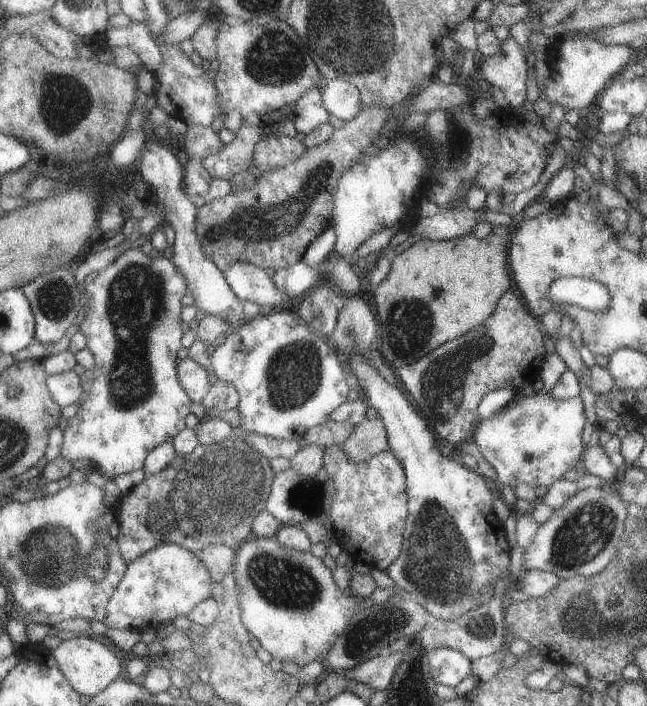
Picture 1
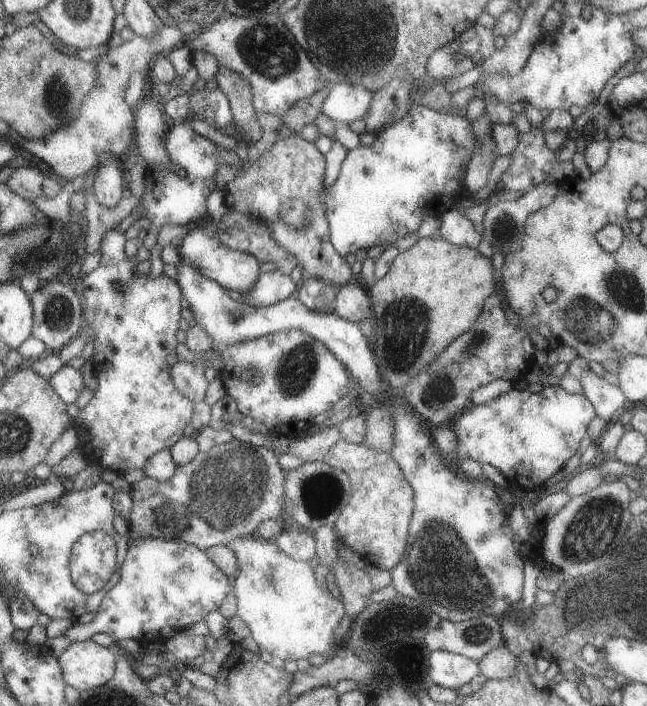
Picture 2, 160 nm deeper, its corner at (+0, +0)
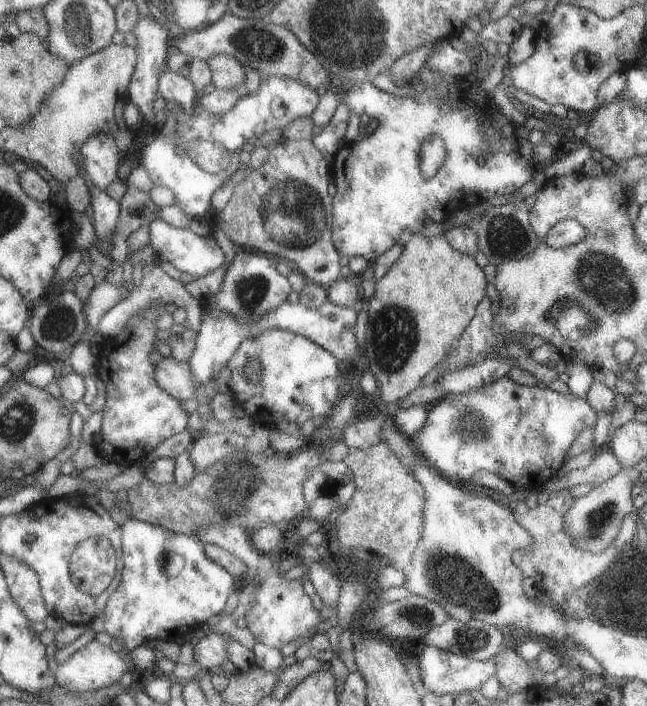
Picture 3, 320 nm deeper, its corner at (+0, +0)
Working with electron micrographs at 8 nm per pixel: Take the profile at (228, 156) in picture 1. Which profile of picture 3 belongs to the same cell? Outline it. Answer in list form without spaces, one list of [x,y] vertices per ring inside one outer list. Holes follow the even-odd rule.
[[[221,53],[207,60],[212,70],[212,82],[216,88],[230,89],[245,82],[245,70],[235,57]]]

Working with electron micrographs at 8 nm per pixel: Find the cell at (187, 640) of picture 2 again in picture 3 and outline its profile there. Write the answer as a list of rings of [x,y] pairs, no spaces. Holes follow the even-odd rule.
[[[211,632],[204,639],[194,645],[194,660],[197,661],[205,671],[223,666],[230,659],[228,642],[230,637],[227,634]]]

